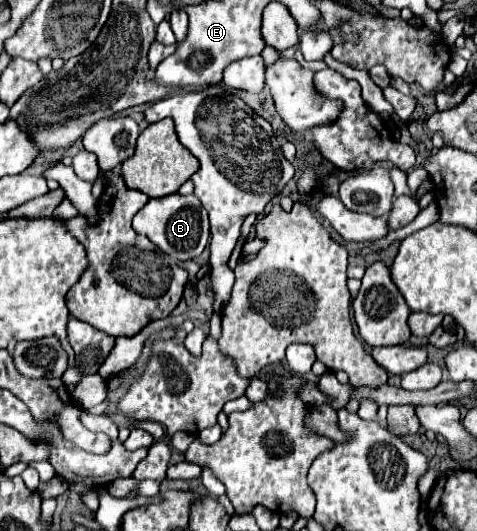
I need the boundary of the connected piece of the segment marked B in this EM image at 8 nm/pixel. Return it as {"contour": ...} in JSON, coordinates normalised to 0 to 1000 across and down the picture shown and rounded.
{"contour":[[[356,365],[340,373],[314,373],[302,392],[289,395],[289,403],[277,414],[277,429],[294,441],[302,441],[319,460],[327,460],[344,478],[352,478],[365,490],[407,490],[419,482],[436,460],[440,448],[440,426],[436,426],[436,399],[423,392],[419,377],[377,365]]]}

